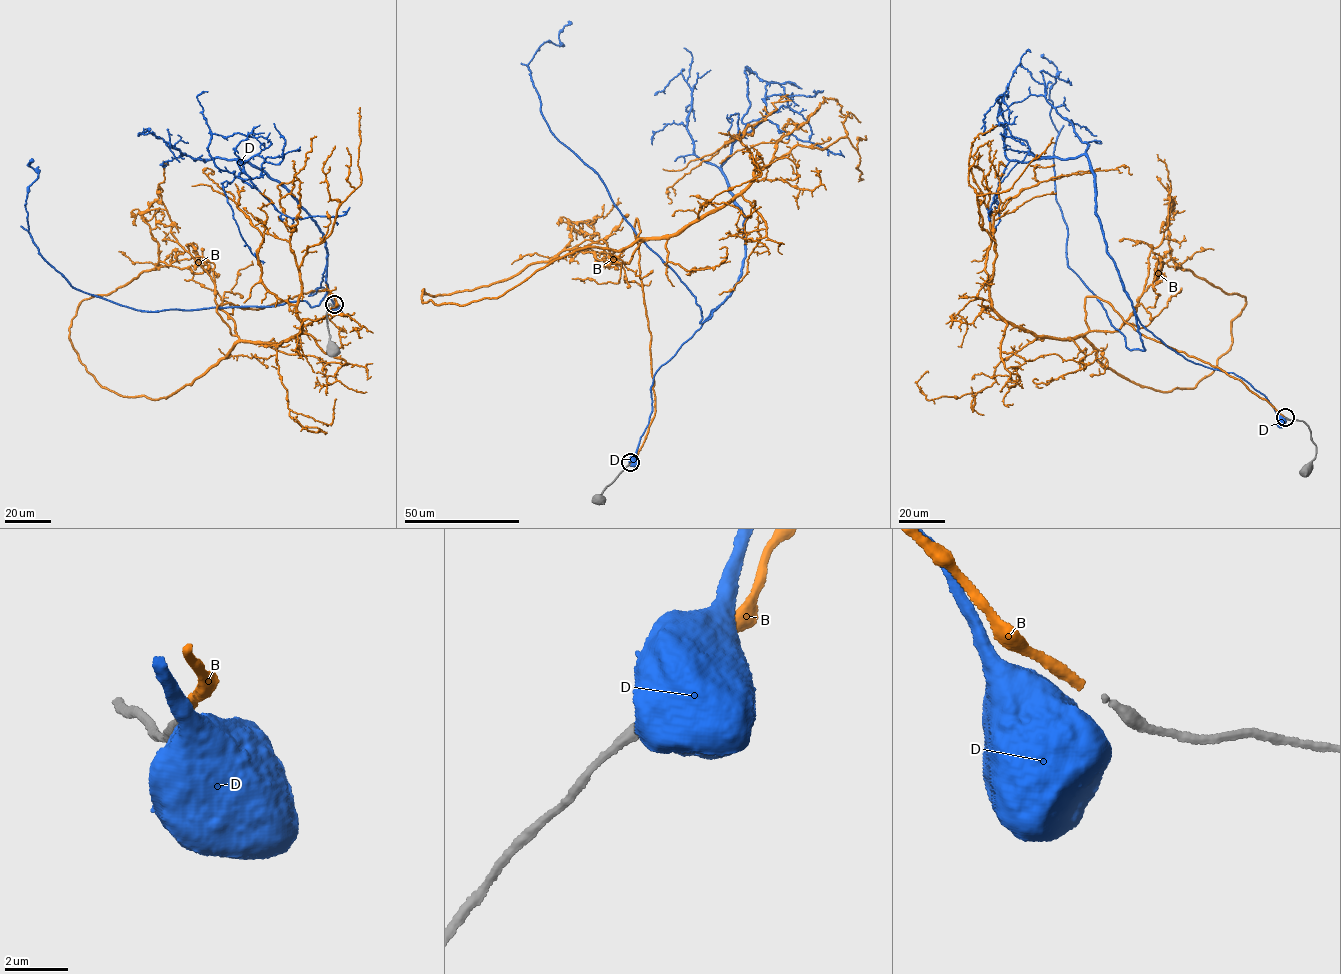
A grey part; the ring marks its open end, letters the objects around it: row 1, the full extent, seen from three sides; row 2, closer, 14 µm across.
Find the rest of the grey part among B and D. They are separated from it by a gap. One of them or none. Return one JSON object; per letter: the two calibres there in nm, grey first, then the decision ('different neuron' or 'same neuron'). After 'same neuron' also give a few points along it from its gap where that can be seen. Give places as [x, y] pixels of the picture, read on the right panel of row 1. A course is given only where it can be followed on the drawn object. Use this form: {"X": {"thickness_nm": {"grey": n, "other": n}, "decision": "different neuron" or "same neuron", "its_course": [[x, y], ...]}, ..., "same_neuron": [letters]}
{"B": {"thickness_nm": {"grey": 240, "other": 320}, "decision": "same neuron", "its_course": [[1284, 416], [1100, 298], [1085, 297], [1088, 329], [1070, 341], [999, 316], [977, 196], [1011, 187], [1053, 137]]}, "D": {"thickness_nm": {"grey": 240, "other": 800}, "decision": "different neuron"}, "same_neuron": ["B"]}

